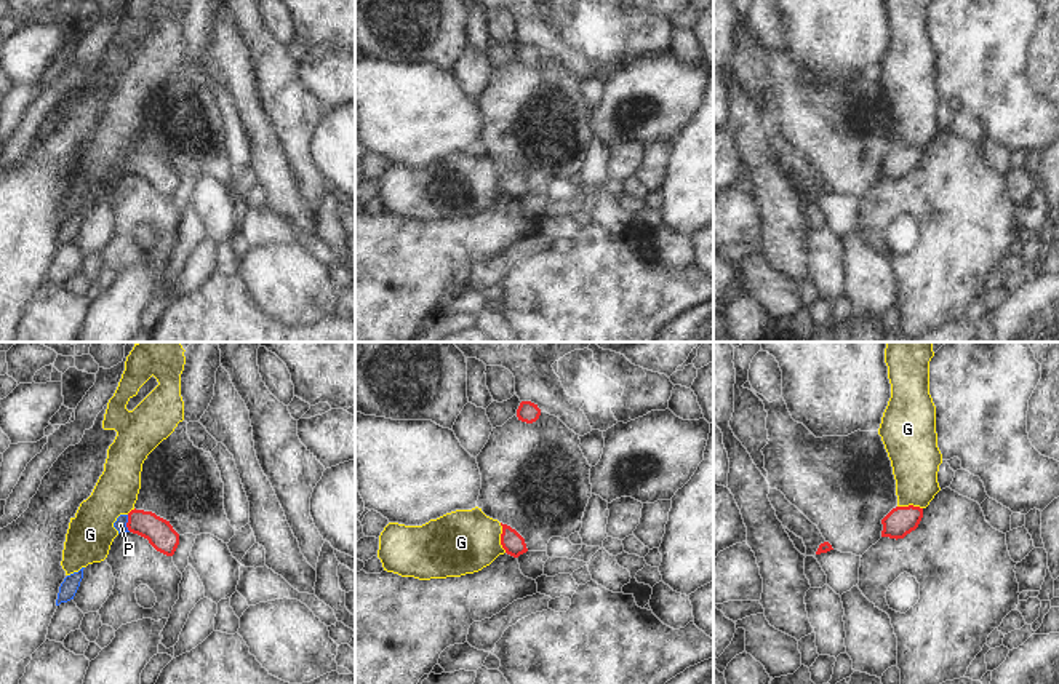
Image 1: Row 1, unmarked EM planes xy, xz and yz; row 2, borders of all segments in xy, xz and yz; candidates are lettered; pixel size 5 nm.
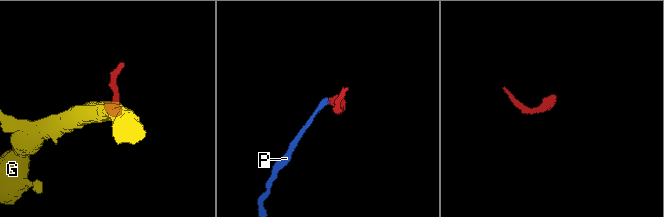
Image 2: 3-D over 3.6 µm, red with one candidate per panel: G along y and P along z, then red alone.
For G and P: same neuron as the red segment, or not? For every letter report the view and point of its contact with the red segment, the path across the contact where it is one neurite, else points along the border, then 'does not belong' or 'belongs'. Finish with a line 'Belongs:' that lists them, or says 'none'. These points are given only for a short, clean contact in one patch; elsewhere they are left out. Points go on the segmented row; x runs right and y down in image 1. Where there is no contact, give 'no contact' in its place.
G: contact xz (501, 537); border xz (499, 523), (501, 547), (506, 552); does not belong
P: contact xy (127, 523); way xy (160, 534), (144, 523), (127, 523), (120, 524); belongs
Belongs: P

